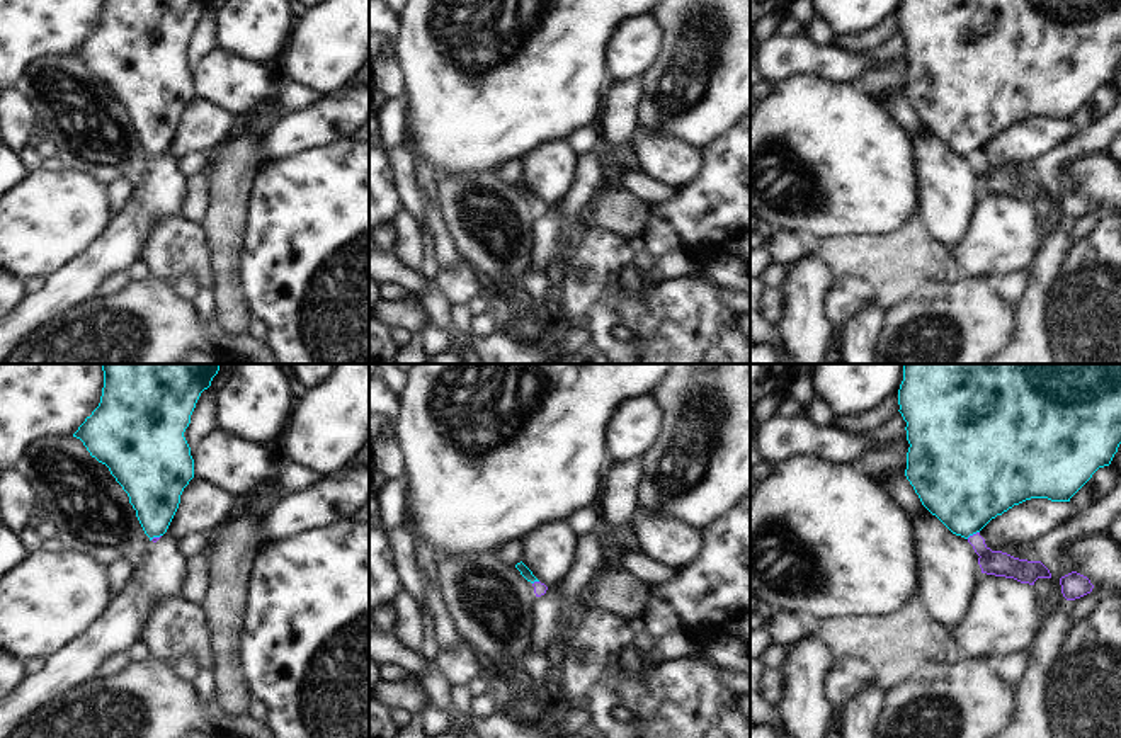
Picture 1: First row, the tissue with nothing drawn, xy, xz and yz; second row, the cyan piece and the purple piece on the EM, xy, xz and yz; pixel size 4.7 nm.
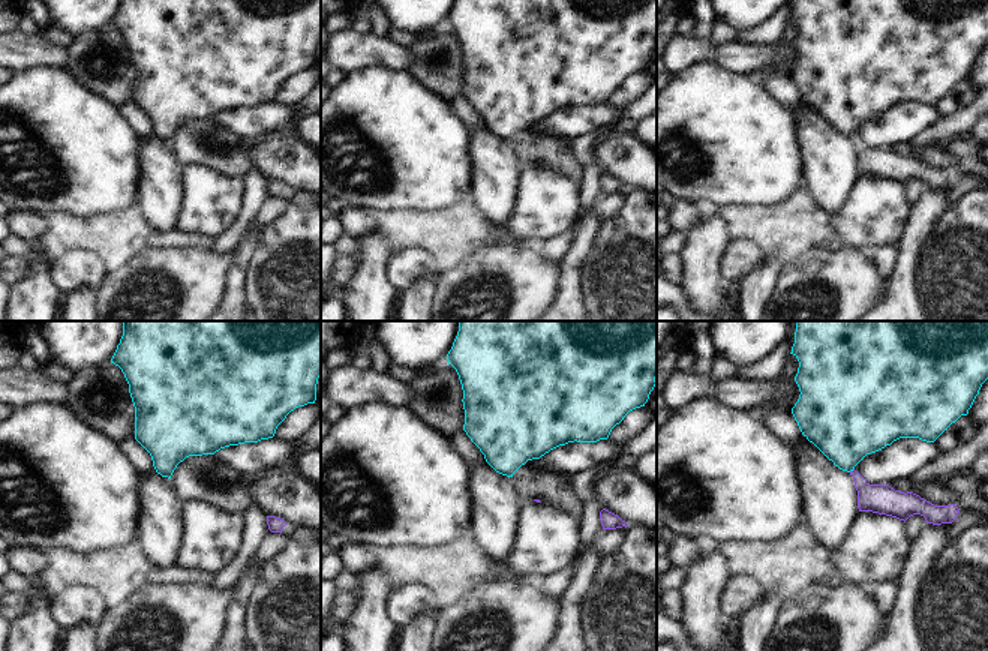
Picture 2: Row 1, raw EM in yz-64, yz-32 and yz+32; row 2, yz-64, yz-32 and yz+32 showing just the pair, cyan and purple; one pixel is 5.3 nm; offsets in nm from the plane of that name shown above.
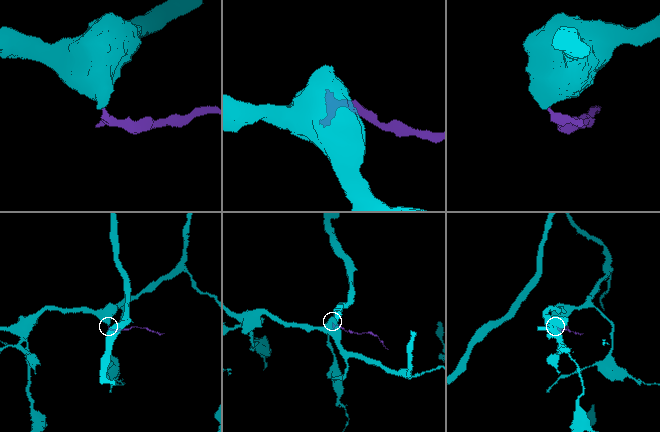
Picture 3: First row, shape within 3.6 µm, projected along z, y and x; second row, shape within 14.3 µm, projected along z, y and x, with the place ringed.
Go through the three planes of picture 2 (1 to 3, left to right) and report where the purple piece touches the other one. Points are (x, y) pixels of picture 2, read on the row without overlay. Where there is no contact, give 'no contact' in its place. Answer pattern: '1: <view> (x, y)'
1: no contact
2: no contact
3: yz+32 (850, 134)

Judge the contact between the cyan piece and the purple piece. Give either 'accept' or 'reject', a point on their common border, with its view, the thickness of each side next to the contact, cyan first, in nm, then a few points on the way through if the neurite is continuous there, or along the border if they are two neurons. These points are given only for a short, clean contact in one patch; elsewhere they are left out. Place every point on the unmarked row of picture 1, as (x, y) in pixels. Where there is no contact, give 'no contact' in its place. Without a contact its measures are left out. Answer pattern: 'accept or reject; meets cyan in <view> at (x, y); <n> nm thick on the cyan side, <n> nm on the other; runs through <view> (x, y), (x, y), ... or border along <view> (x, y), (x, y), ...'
reject; meets cyan in yz at (972, 153); 420 nm thick on the cyan side, 120 nm on the other; border along yz (978, 150), (967, 157)

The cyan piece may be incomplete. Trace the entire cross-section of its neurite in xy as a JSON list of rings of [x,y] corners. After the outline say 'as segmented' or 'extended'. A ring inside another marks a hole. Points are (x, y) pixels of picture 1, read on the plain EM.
[[[104,0],[99,26],[73,53],[128,112],[150,160],[167,151],[180,114],[194,97],[184,51],[201,12],[209,5],[211,0]]]; as segmented

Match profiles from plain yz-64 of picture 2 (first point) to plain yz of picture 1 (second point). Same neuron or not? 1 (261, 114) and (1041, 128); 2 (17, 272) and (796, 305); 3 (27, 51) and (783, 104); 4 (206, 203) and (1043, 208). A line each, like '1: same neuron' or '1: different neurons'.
1: same neuron
2: different neurons
3: different neurons
4: different neurons

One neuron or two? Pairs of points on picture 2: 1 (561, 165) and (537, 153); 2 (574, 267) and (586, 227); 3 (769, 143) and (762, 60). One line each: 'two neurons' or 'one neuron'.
1: one neuron
2: one neuron
3: two neurons

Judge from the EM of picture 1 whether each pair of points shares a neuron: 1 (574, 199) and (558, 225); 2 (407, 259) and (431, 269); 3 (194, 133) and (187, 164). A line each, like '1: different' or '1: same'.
1: different
2: different
3: different

